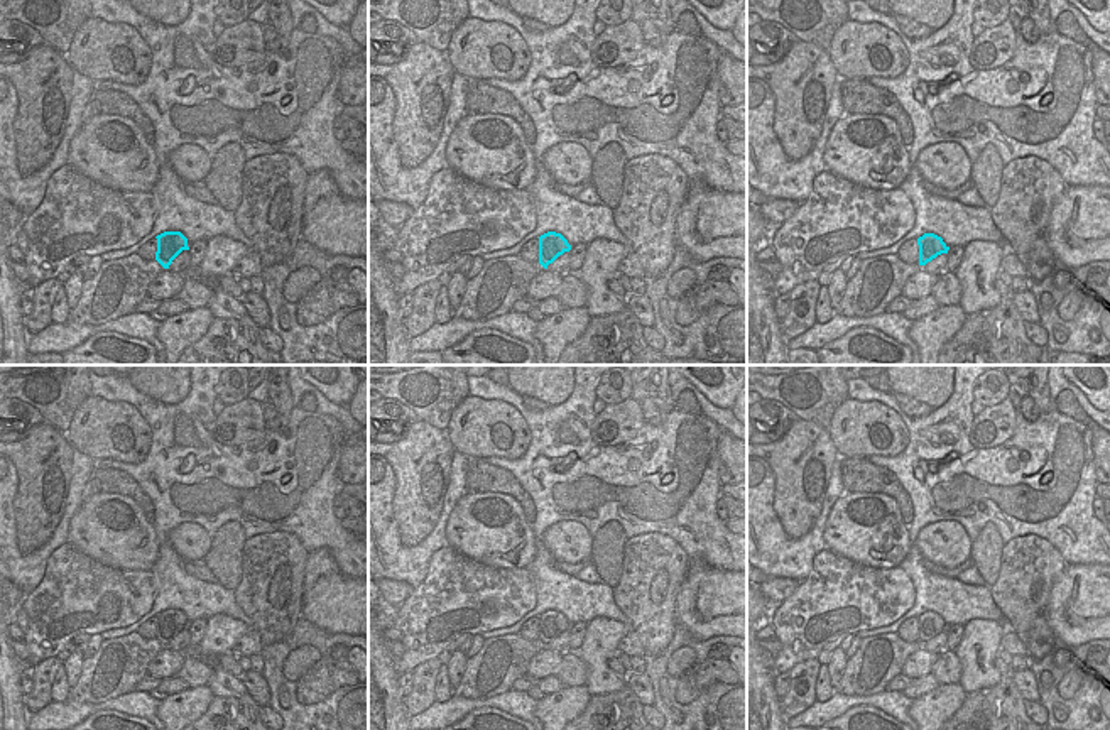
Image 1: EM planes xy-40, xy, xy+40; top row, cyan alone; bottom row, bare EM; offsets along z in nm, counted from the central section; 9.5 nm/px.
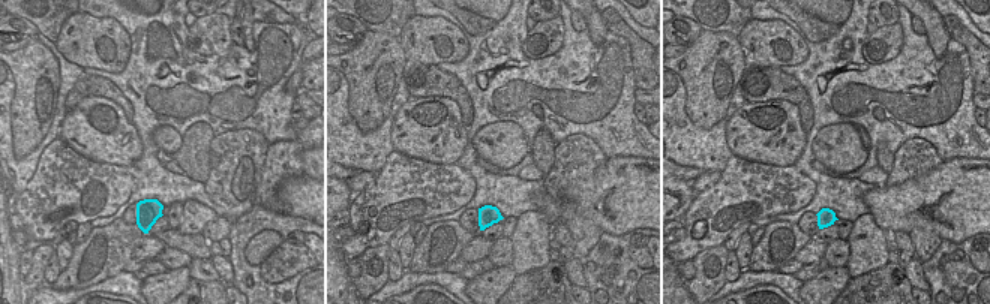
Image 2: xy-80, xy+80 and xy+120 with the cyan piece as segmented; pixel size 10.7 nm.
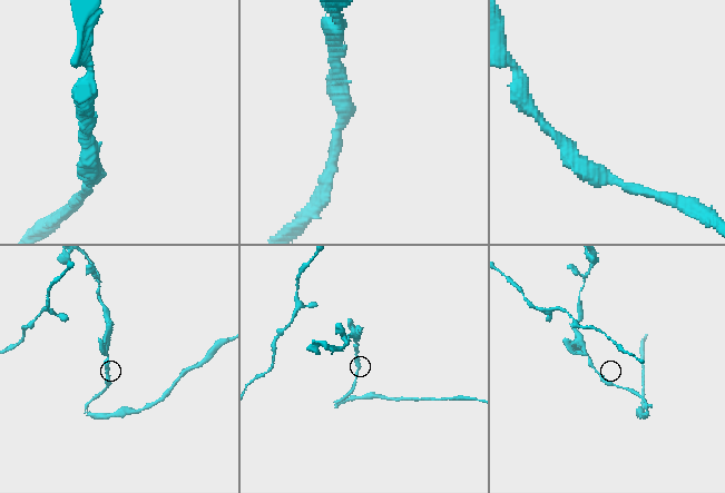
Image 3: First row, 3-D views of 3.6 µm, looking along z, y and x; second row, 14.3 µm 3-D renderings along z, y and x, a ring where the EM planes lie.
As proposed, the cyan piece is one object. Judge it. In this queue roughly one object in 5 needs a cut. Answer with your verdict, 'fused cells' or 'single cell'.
fused cells

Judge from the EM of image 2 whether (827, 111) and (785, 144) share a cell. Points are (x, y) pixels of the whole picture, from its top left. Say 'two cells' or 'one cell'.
two cells

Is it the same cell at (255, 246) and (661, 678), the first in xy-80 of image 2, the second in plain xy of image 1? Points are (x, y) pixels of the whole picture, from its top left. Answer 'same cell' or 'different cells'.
different cells

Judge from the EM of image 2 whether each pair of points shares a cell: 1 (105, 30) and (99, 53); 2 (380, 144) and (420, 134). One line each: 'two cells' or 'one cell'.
1: one cell
2: two cells

